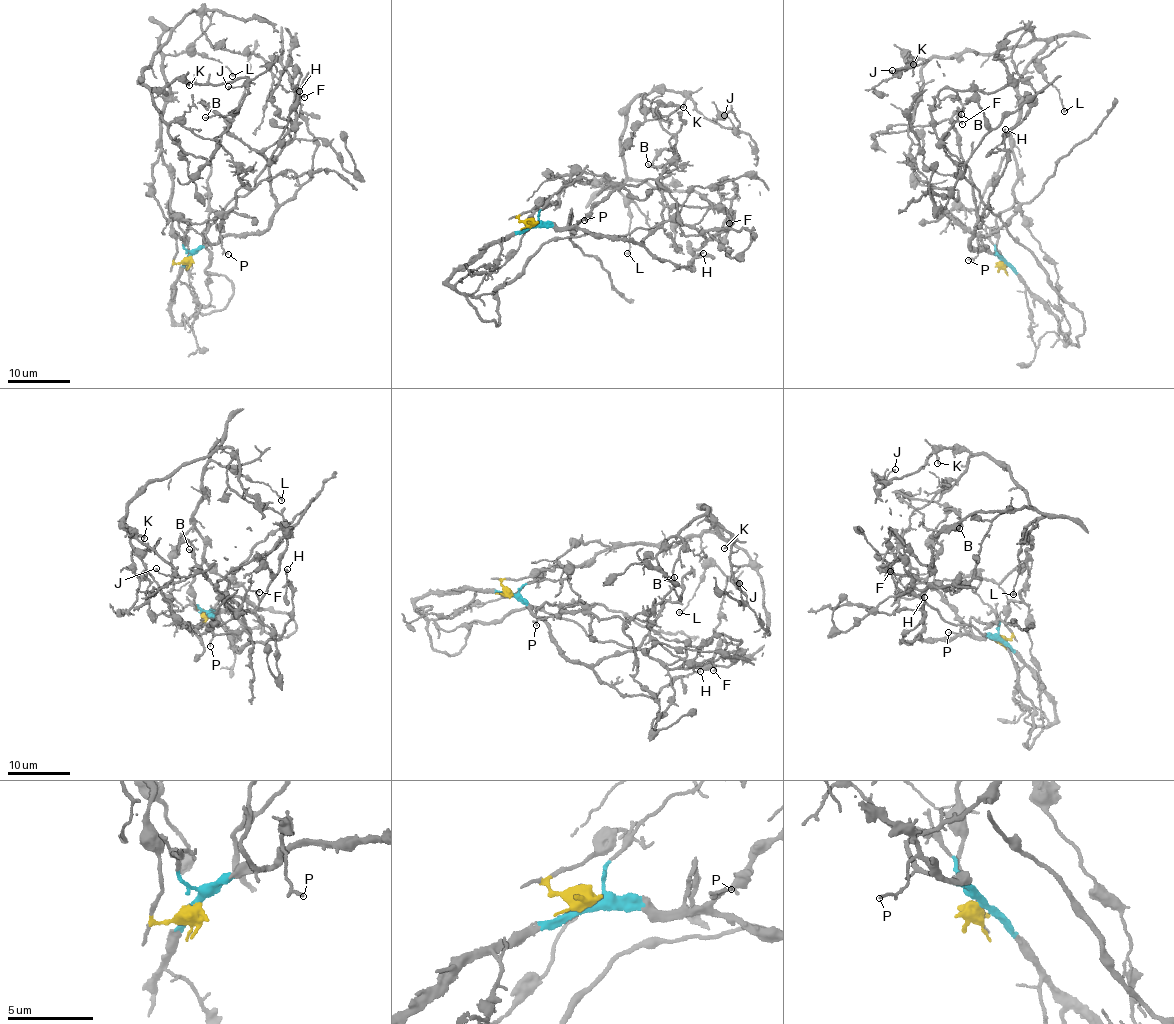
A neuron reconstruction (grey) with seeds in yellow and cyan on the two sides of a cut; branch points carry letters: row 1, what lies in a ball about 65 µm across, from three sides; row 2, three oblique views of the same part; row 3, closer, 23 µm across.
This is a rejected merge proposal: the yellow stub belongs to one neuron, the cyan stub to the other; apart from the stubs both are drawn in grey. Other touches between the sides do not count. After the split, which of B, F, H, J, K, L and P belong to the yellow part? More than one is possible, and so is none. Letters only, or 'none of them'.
J, K, L

